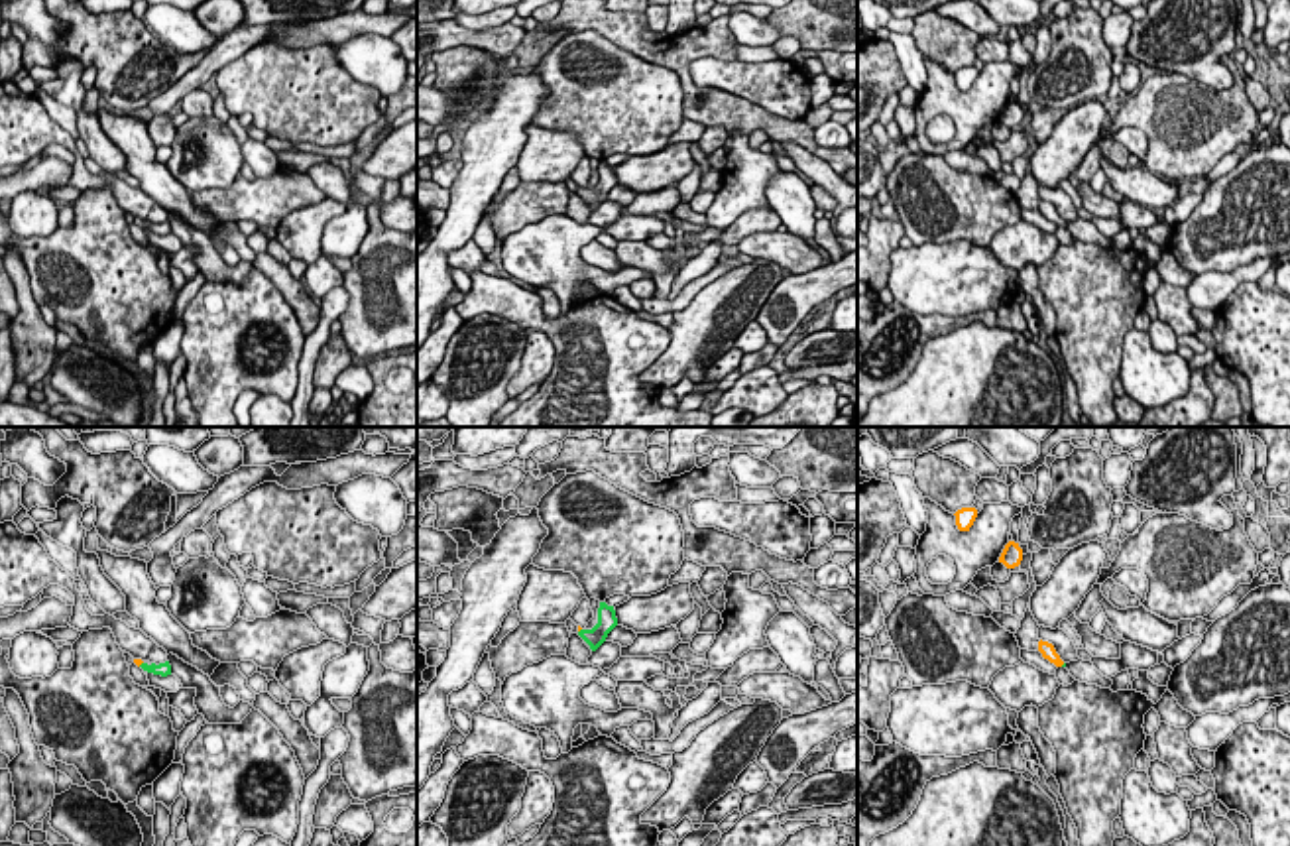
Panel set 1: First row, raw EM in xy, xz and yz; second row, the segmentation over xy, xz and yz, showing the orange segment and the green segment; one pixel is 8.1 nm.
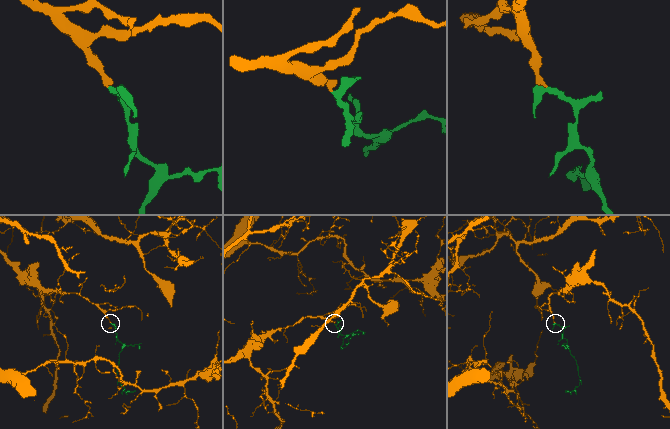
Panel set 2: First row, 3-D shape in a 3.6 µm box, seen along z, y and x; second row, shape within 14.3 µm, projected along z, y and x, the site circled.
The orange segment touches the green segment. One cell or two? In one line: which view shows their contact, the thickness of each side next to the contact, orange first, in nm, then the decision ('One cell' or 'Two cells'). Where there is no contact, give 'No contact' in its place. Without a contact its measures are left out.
Touches orange in xy. Thickness 60 nm (orange) against 120 nm. One cell

